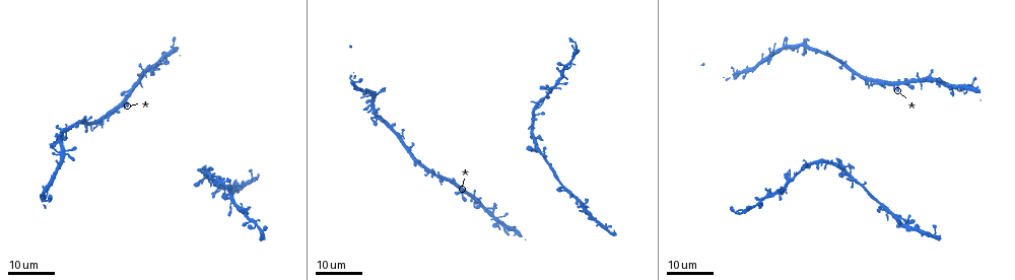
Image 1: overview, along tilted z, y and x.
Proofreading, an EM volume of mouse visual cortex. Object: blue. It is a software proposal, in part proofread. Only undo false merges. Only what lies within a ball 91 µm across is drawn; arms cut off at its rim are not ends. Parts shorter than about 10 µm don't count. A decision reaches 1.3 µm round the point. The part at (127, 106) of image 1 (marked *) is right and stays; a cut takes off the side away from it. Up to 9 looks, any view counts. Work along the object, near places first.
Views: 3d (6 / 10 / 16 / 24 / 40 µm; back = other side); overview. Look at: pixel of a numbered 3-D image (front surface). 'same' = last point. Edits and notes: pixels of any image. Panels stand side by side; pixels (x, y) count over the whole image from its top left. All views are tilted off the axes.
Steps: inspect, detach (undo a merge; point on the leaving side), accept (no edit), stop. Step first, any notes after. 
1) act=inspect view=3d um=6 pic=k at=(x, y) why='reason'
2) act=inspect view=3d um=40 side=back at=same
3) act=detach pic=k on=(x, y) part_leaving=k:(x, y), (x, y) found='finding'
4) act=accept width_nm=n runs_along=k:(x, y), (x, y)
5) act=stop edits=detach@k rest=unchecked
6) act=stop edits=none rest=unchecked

act=inspect view=3d um=16 pic=1 at=(896, 82)

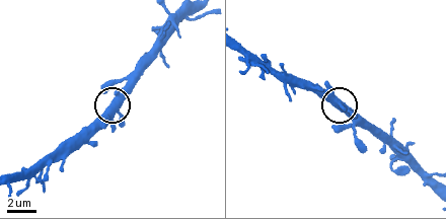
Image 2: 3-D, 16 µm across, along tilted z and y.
act=inspect view=3d um=6 pic=2 at=(111, 109)

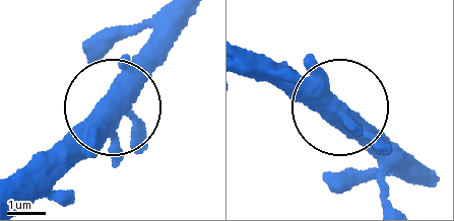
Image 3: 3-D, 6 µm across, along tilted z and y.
act=inspect view=3d um=6 side=back pic=3 at=(109, 103)

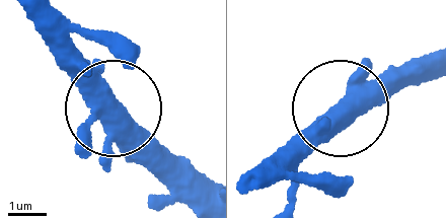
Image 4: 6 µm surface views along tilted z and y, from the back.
act=accept width_nm=500 runs_along=4:(83, 151), (87, 129), (113, 105), (45, 40) found='all the same neuron'

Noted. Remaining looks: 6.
act=inspect view=3d um=16 pic=1 at=(878, 77) why='sudden change in width'

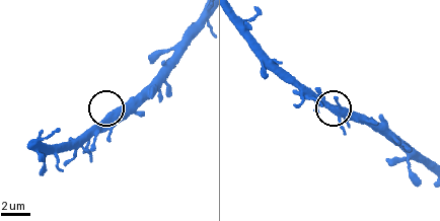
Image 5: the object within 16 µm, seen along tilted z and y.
act=inspect view=3d um=6 pic=5 at=(110, 115)

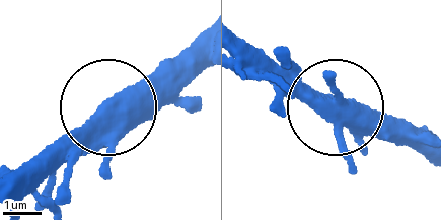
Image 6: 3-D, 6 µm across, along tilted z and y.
act=accept width_nm=490 found='one neuron here'

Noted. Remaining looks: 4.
act=inspect view=3d um=24 pic=1 at=(847, 166) why='three arms meet'

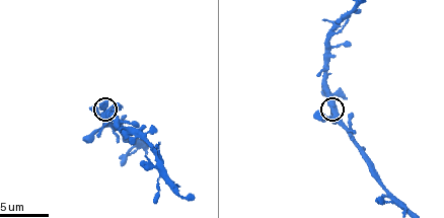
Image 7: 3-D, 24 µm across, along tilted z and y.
act=inspect view=3d um=6 at=same

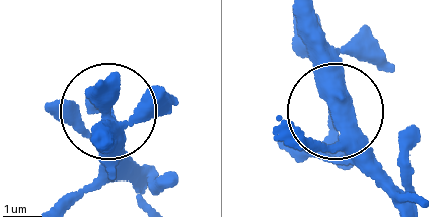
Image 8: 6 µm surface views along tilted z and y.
act=accept width_nm=260 found='continuous, no second neuron'

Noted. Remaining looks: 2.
act=inspect view=3d um=16 pic=7 at=(172, 180) why='side arm on a straight run'

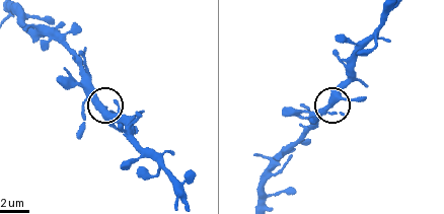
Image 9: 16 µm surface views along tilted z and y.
act=inspect view=3d um=6 pic=9 at=(330, 105)

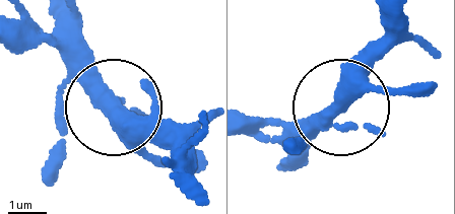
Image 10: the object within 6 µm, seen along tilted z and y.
act=accept width_nm=340 runs_along=10:(51, 14), (61, 48), (123, 126), (176, 154) found='one neuron here'

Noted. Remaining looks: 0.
act=stop edits=none rest=unchecked

